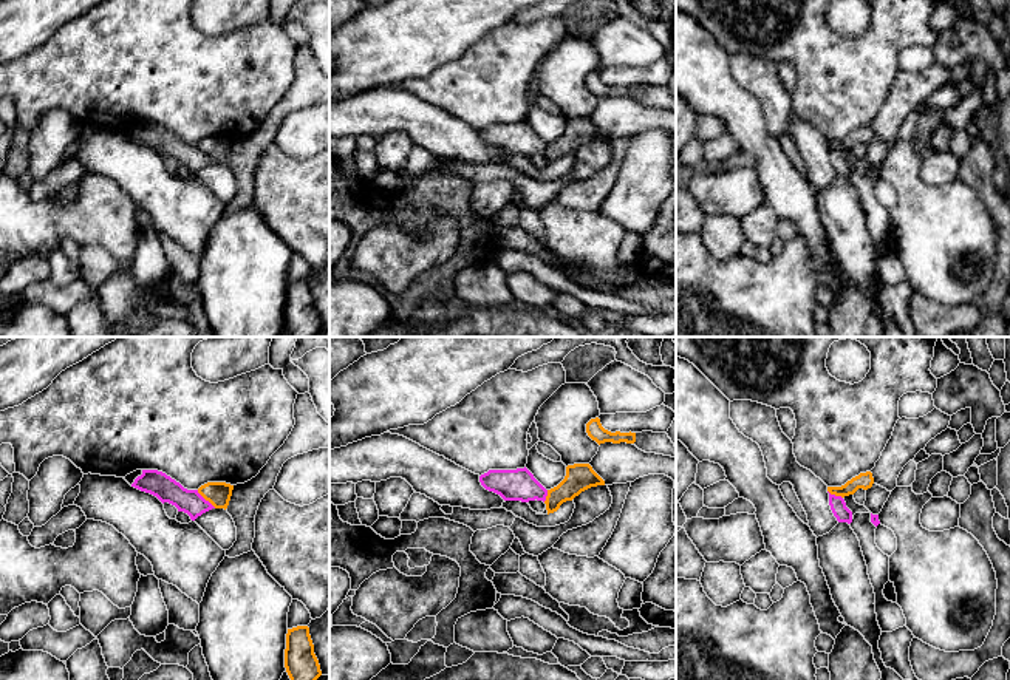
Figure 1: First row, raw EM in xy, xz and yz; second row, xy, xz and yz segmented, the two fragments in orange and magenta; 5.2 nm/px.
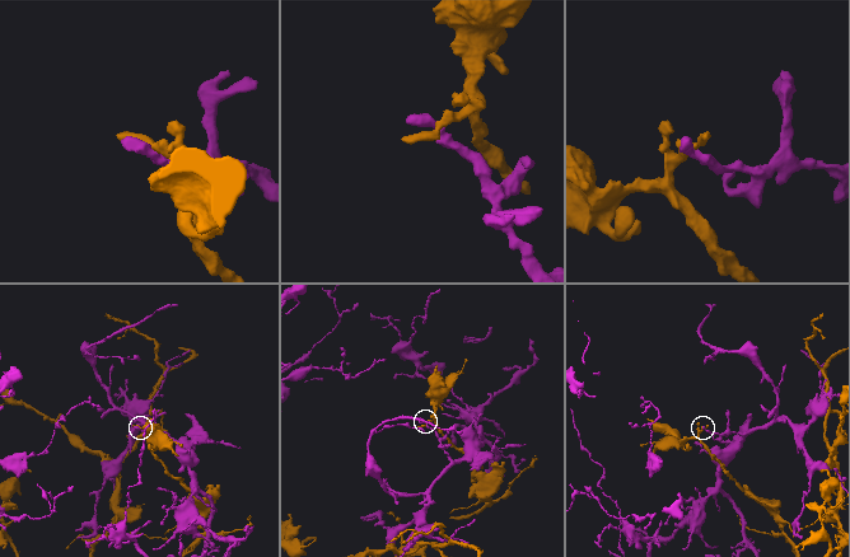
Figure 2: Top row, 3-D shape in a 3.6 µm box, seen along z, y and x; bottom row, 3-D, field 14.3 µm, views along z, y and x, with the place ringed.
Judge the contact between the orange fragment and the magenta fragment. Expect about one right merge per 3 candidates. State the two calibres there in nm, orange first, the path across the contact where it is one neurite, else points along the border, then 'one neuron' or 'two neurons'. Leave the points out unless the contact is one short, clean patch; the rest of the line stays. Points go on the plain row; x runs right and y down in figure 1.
calibres 130 and 130 nm; two neurons

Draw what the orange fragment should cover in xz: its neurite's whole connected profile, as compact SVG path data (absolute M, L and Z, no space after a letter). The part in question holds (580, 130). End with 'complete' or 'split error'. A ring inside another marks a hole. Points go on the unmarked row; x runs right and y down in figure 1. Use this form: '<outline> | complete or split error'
M589 117L568 119L565 133L557 141L548 144L544 155L548 168L557 165L563 156L572 155L582 145L597 139L605 139L605 134Z | complete

